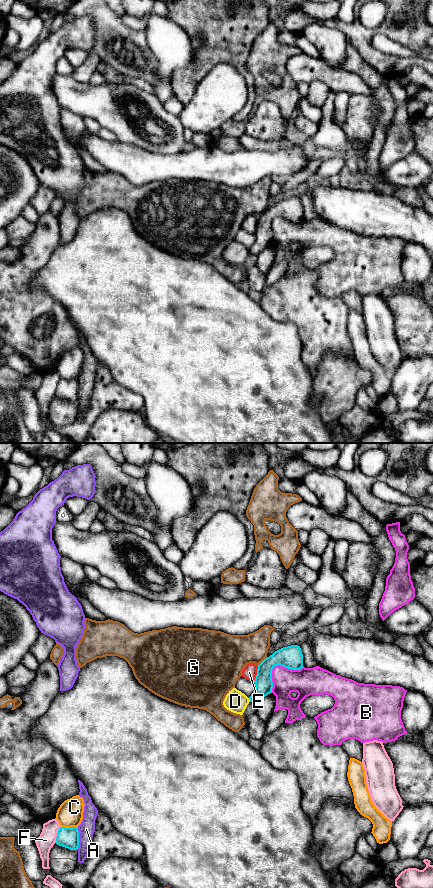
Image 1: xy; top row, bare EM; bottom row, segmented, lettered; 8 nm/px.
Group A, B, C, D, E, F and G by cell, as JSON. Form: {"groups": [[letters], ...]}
{"groups": [["A"], ["B"], ["C"], ["D"], ["E"], ["F"], ["G"]]}

